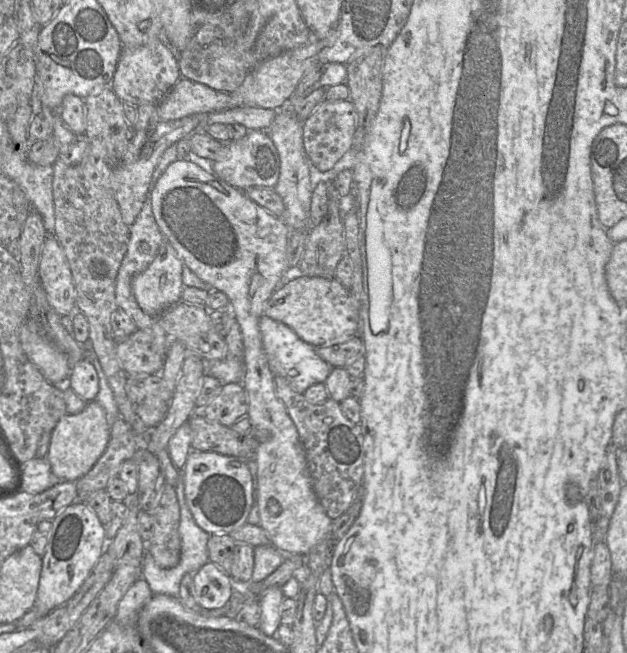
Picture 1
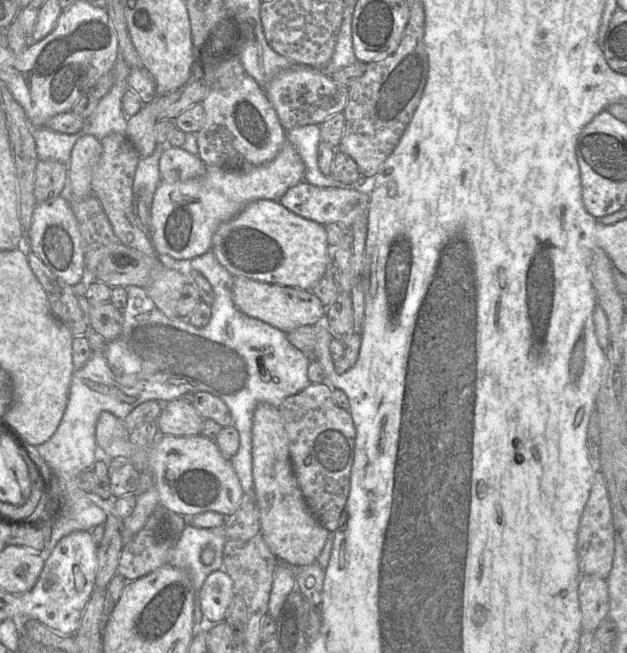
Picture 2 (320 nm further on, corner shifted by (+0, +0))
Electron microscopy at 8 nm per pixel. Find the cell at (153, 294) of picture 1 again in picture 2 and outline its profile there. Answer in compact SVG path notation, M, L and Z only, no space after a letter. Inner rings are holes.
M287 141L278 155L270 162L244 170L227 170L207 167L204 175L169 183L161 181L157 186L149 209L151 217L150 239L165 266L187 264L193 258L211 251L212 238L217 227L237 215L247 204L262 200L279 200L288 189L305 181L305 165L294 146Z

